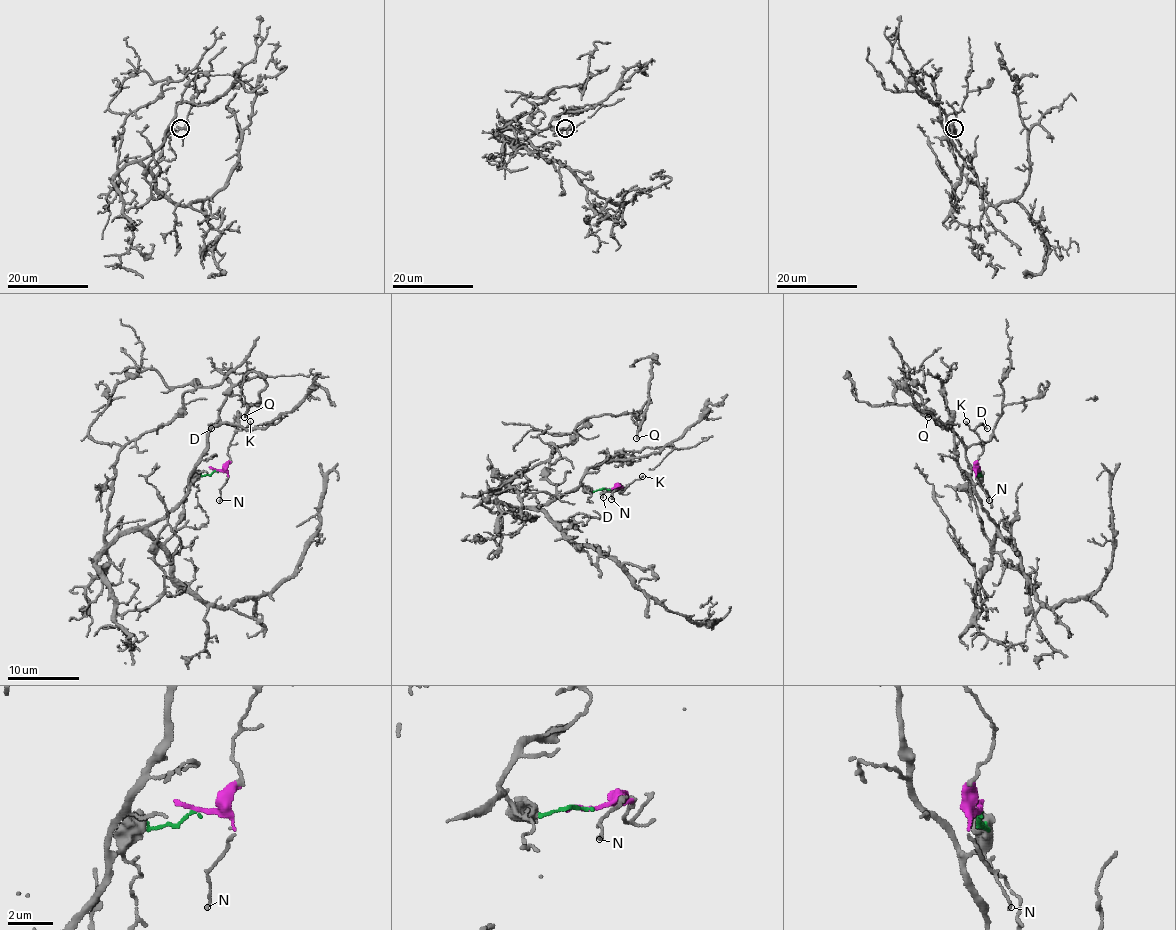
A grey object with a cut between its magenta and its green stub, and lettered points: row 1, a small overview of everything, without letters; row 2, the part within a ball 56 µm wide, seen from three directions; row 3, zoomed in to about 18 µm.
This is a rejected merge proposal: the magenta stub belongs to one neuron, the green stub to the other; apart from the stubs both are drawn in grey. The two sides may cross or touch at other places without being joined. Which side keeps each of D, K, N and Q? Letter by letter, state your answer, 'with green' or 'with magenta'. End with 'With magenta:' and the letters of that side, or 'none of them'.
D: with magenta
K: with magenta
N: with magenta
Q: with green
With magenta: D, K, N

